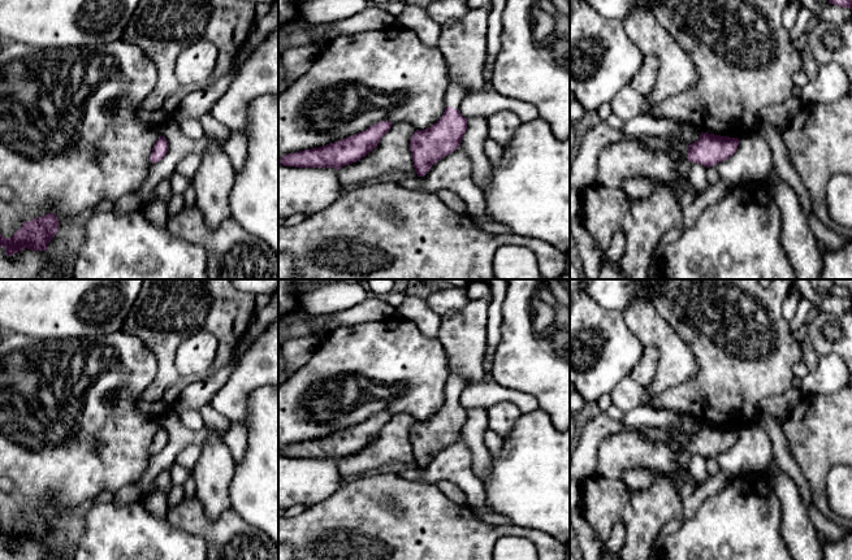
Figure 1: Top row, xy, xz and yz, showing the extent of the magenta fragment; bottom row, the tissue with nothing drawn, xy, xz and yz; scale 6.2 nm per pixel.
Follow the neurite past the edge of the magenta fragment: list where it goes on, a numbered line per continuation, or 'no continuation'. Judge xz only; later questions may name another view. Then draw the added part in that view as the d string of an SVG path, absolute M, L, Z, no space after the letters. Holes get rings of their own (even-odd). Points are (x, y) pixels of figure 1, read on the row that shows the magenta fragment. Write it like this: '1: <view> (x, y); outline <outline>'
1: xz (455, 92); outline M450 82L446 91L446 107L459 109L460 103L467 95L467 90L458 82Z

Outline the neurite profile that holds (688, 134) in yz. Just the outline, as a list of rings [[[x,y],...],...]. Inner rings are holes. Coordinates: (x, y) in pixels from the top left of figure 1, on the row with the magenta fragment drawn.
[[[680,122],[680,131],[675,135],[643,135],[639,142],[646,149],[666,152],[678,164],[678,178],[680,181],[687,181],[689,179],[691,161],[686,159],[680,152],[670,147],[669,138],[675,136],[676,139],[683,140],[687,146],[689,146],[697,142],[700,139],[700,135],[700,130],[686,122]]]

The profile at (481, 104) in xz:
[[[497,91],[467,94],[459,107],[459,113],[464,118],[489,117],[506,110],[516,113],[522,123],[540,117],[539,109],[533,104],[503,96]]]

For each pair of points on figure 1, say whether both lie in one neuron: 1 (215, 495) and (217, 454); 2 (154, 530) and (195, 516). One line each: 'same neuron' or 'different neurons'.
1: same neuron
2: different neurons

